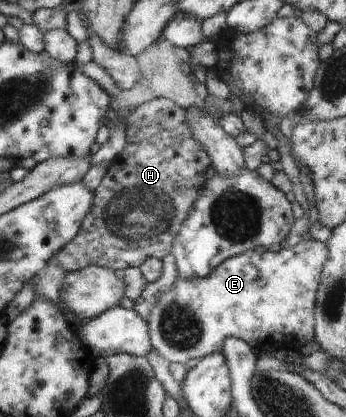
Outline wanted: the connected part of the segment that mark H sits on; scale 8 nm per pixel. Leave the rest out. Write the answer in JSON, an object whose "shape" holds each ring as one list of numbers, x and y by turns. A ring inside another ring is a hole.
{"shape":[[160,97,133,109,126,116,123,152,110,164,98,188,92,192,91,210,83,219,79,232,58,250,51,262,70,273,89,265,122,272,127,267,140,267,149,257,162,260,171,252,173,239,200,197,200,188,207,180,205,171,211,164,204,146,193,136,186,119,186,109,179,107,175,101]]}

